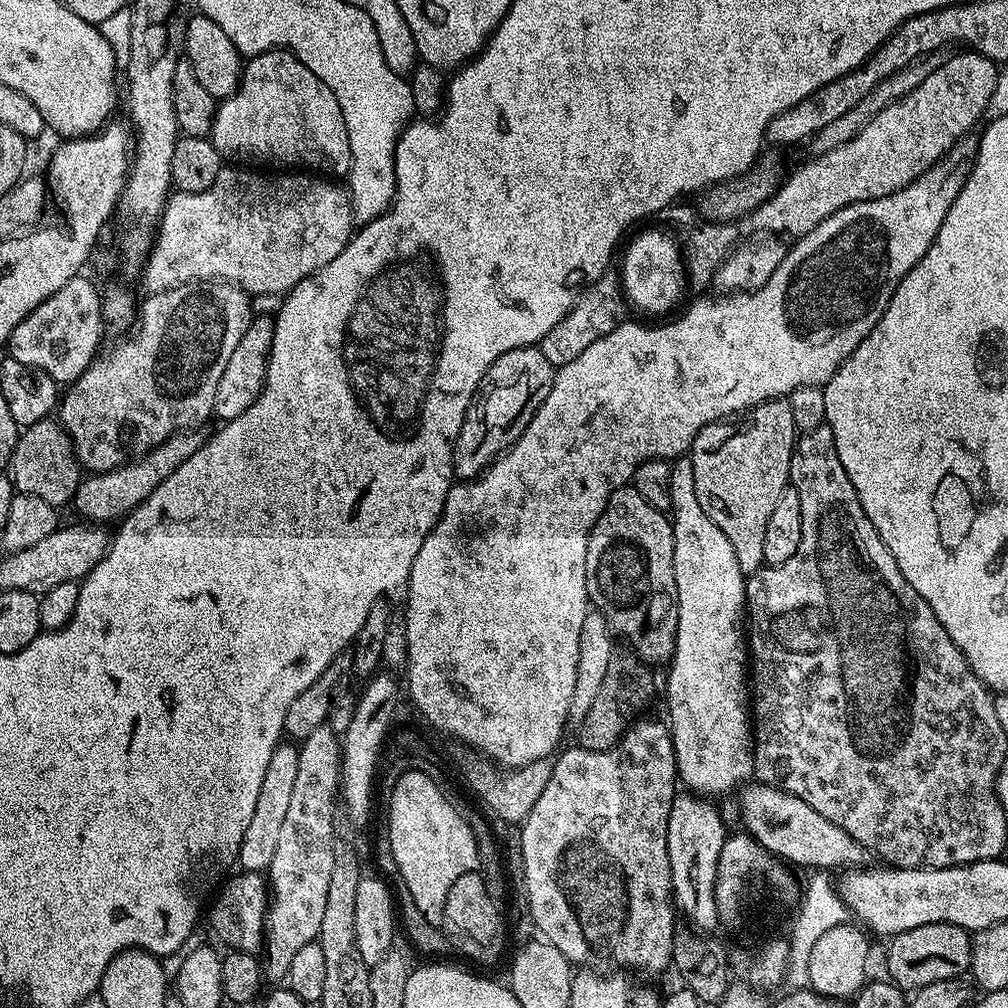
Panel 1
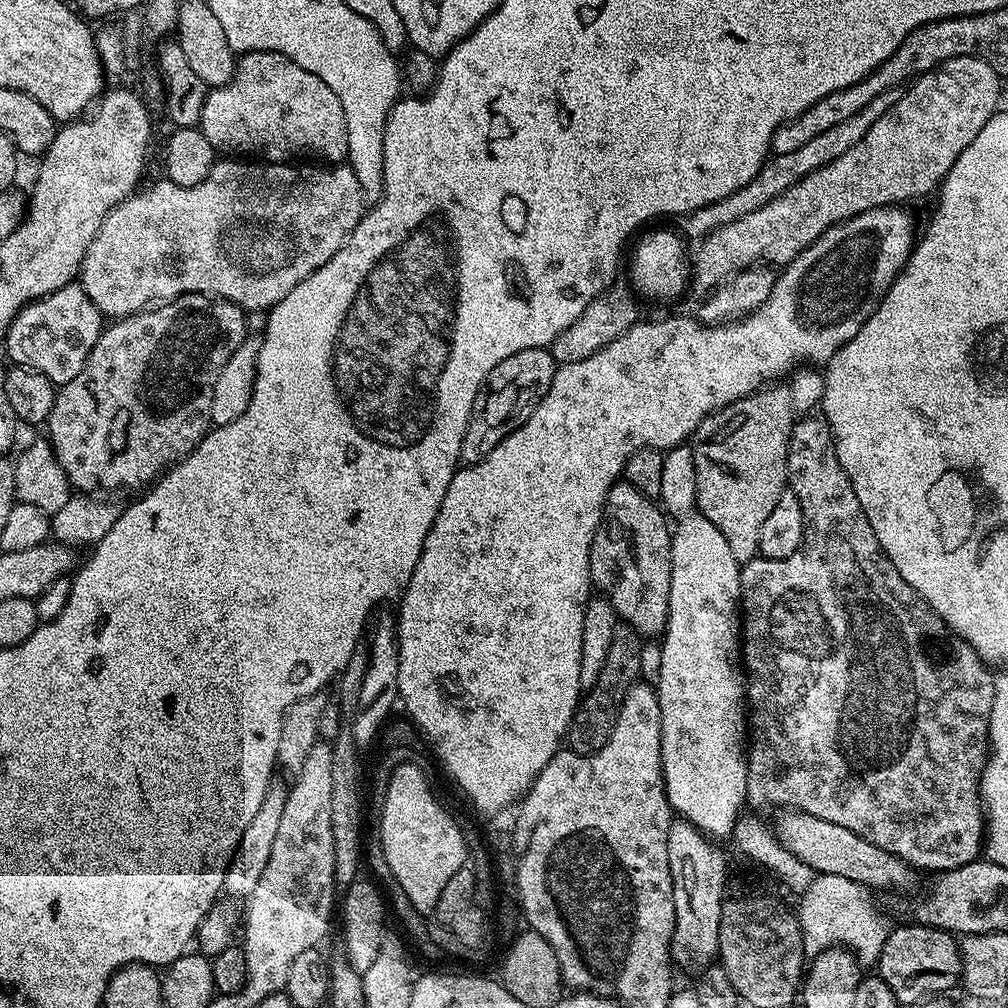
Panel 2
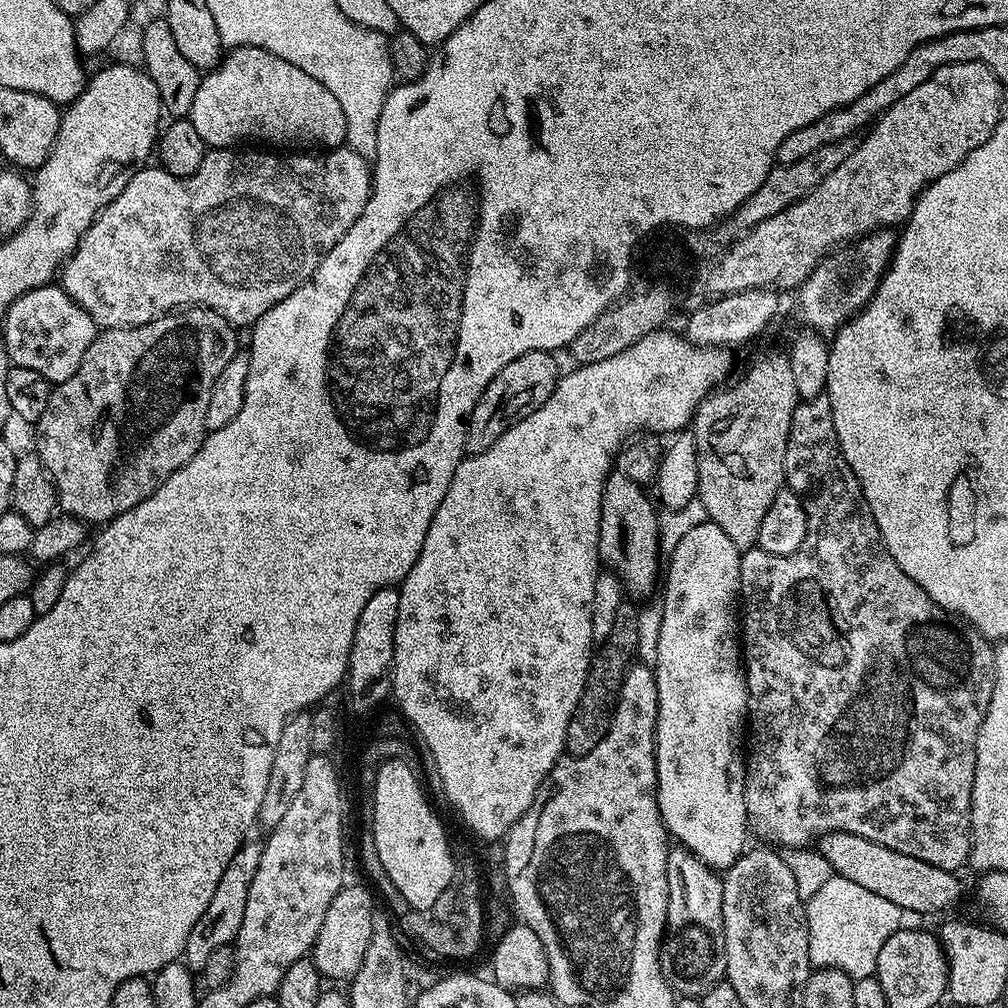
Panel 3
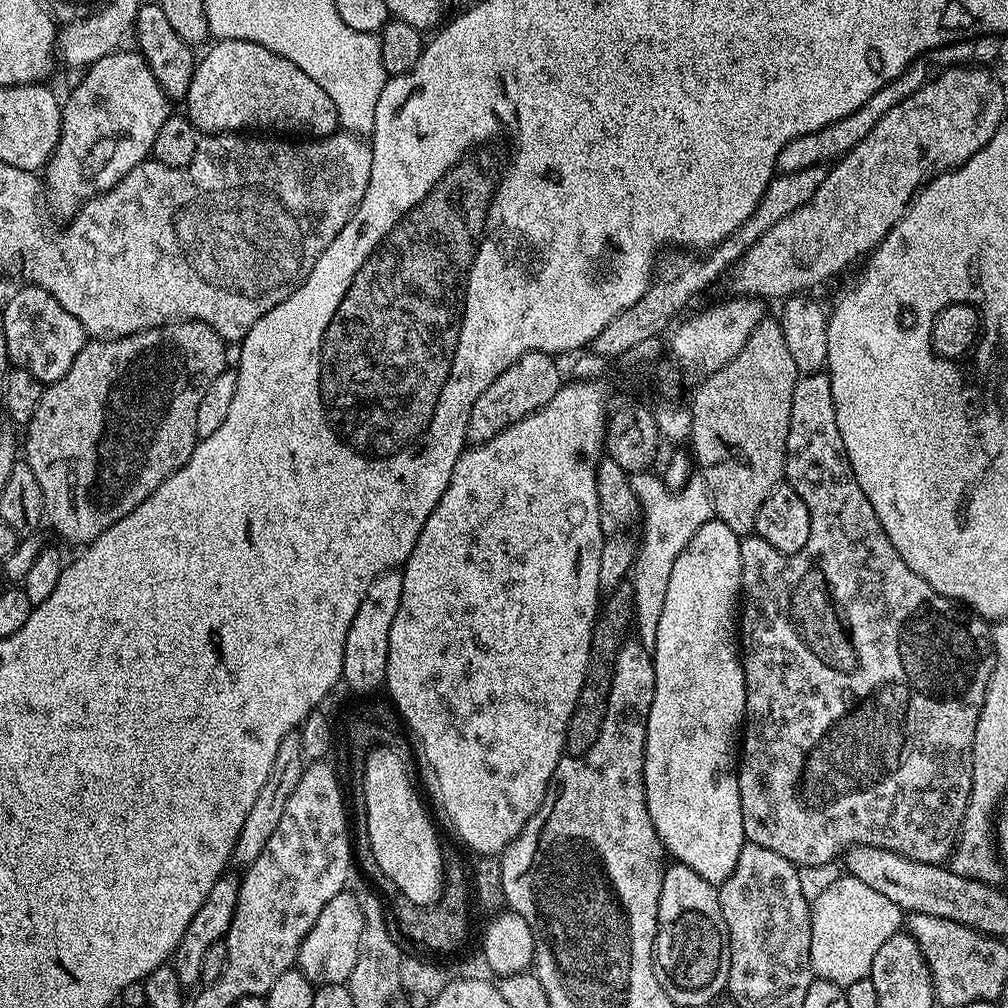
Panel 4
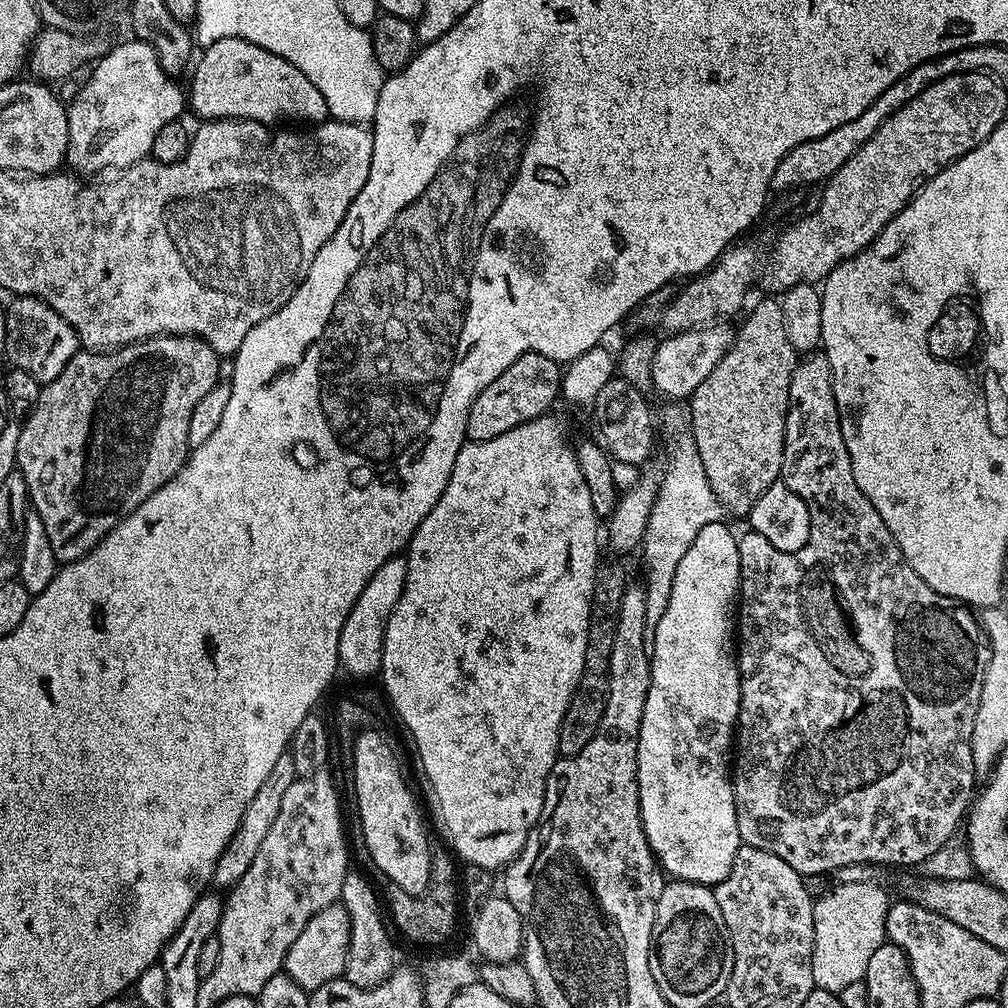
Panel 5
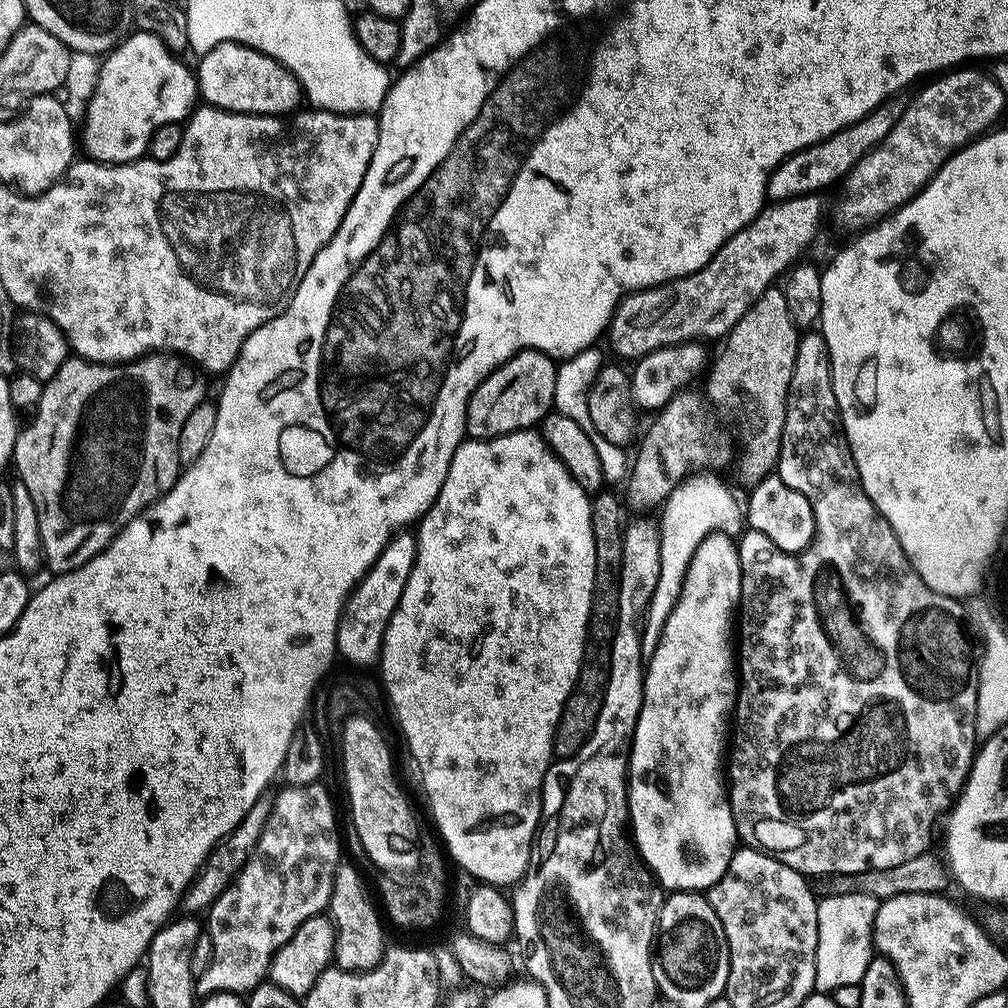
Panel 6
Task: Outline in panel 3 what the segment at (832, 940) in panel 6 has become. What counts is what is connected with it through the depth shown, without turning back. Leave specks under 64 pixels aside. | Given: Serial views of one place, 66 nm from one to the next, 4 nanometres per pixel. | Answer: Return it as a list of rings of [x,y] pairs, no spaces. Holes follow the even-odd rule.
[[[835,874],[819,887],[806,907],[813,969],[837,968],[853,980],[876,975],[878,953],[886,946],[886,938],[900,931],[906,919],[904,909],[894,906],[894,902]]]

